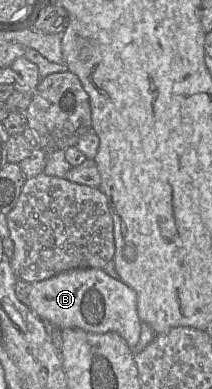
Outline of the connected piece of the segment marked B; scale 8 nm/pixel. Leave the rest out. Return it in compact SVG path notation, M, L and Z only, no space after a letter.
M81 268L31 283L29 308L43 322L61 330L78 328L91 333L118 333L133 349L140 339L141 321L135 291L100 268Z

